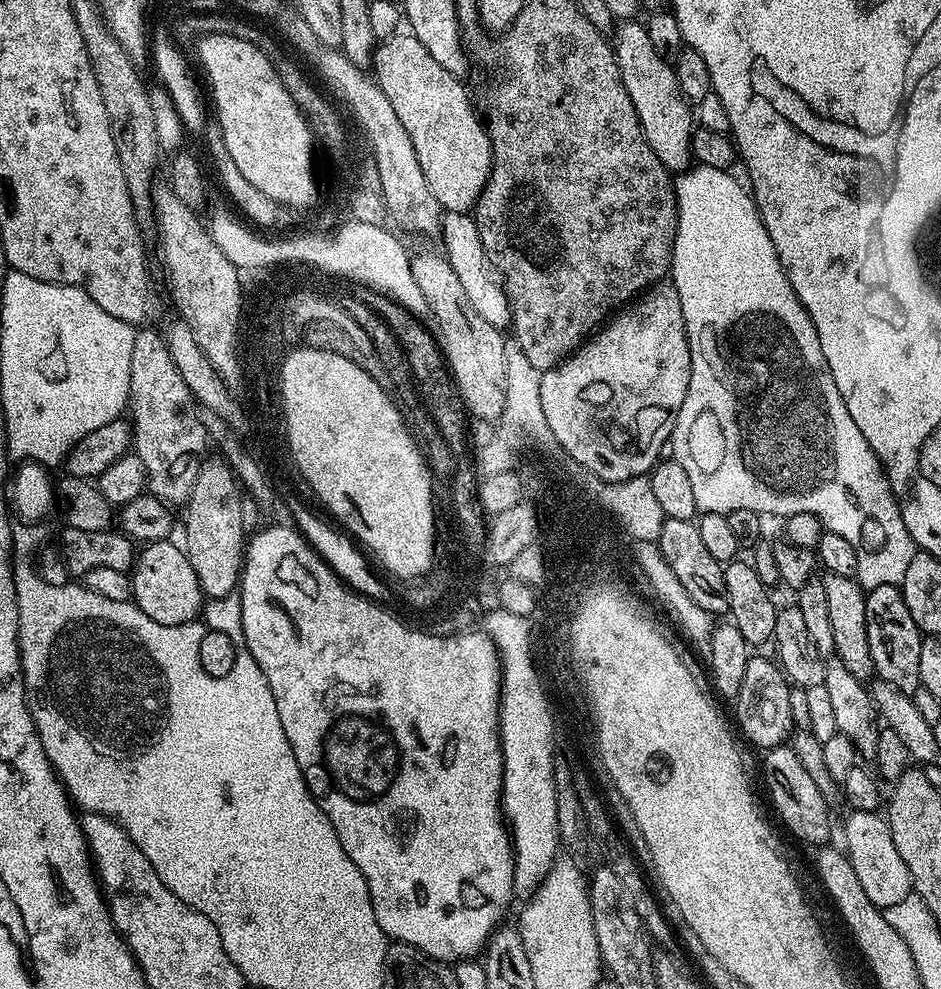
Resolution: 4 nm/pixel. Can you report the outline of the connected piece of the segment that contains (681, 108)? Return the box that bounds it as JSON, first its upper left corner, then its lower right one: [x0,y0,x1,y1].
[610,18,694,174]

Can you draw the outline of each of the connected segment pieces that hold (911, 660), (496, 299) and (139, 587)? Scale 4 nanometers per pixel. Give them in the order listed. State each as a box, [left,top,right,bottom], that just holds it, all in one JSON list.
[[866,584,922,693],[442,212,512,330],[130,539,206,626]]

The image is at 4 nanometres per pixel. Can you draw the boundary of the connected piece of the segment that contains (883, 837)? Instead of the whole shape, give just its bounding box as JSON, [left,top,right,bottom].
[843,811,913,910]

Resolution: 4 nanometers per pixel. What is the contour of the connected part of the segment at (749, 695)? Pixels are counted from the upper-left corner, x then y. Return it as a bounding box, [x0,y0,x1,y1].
[734,655,794,750]

